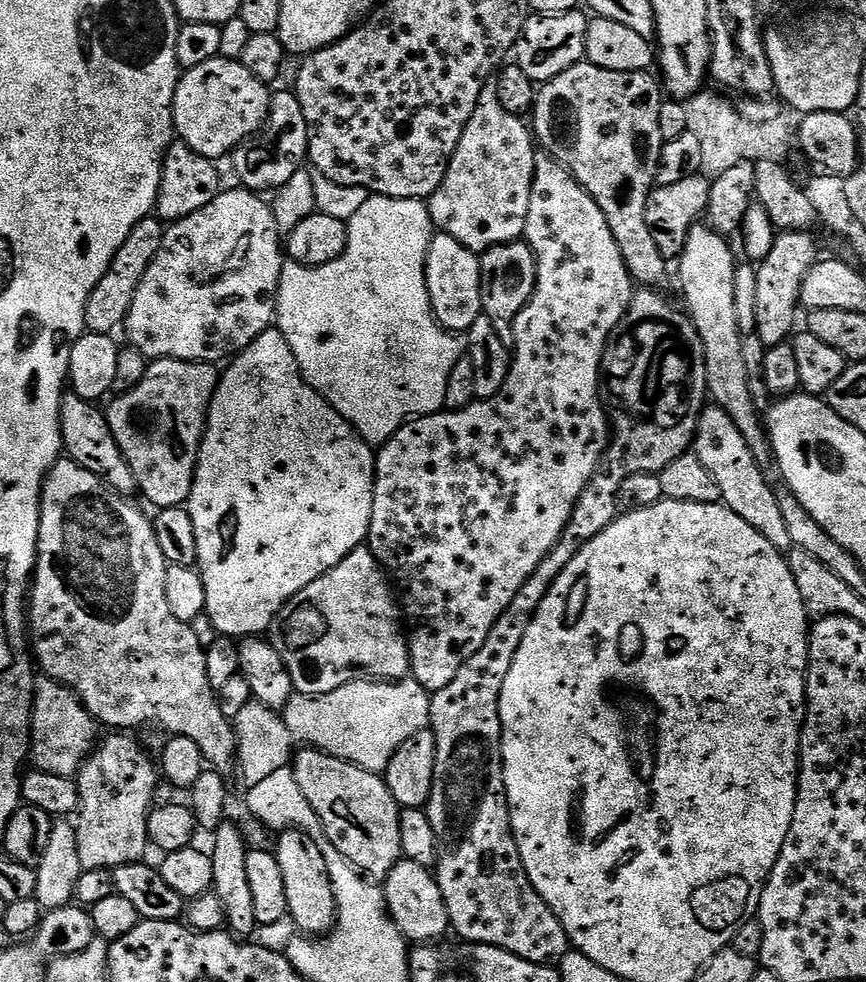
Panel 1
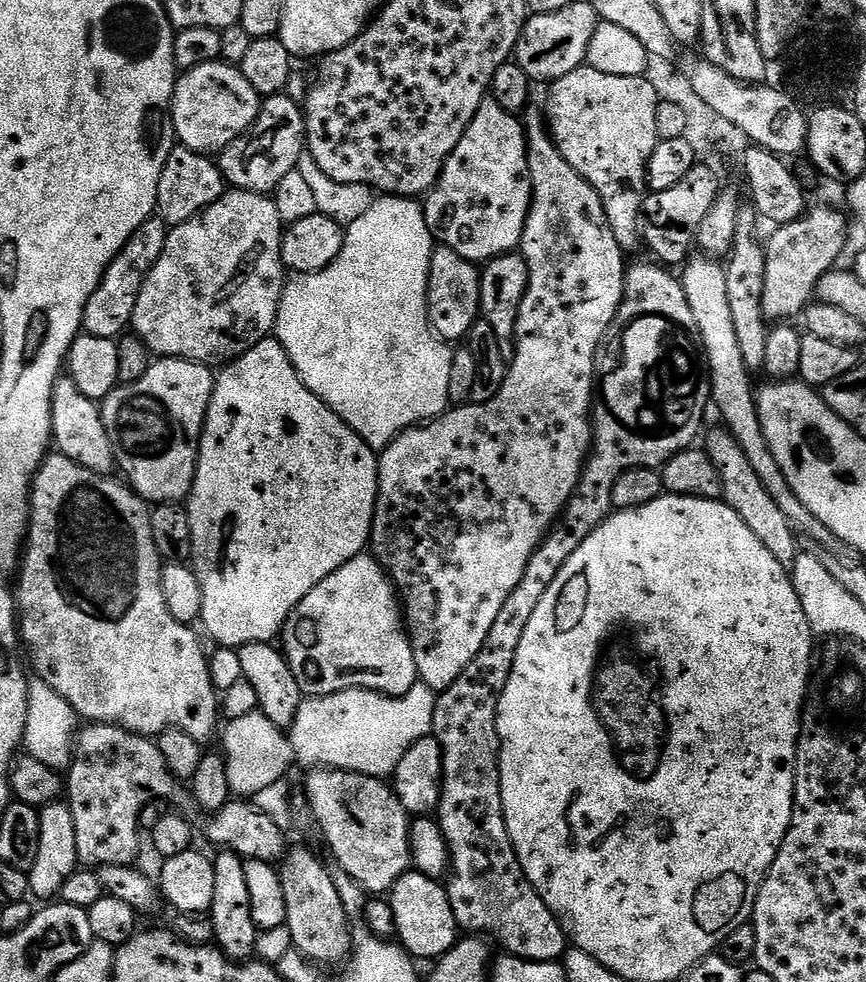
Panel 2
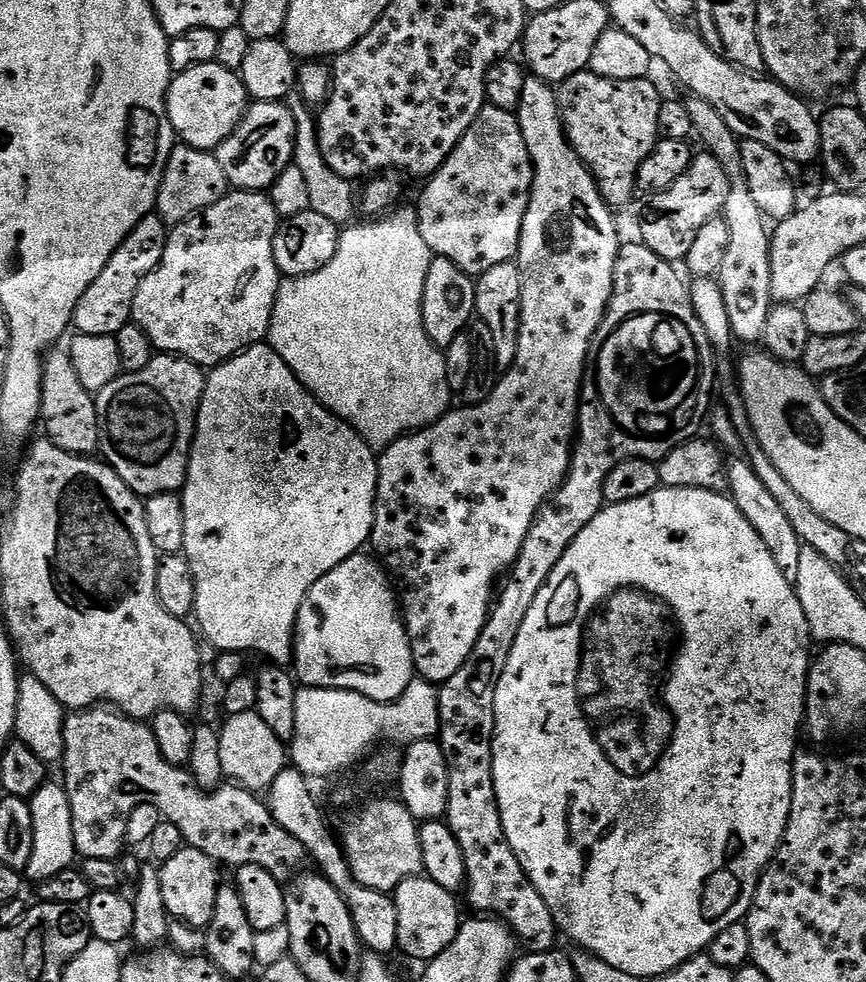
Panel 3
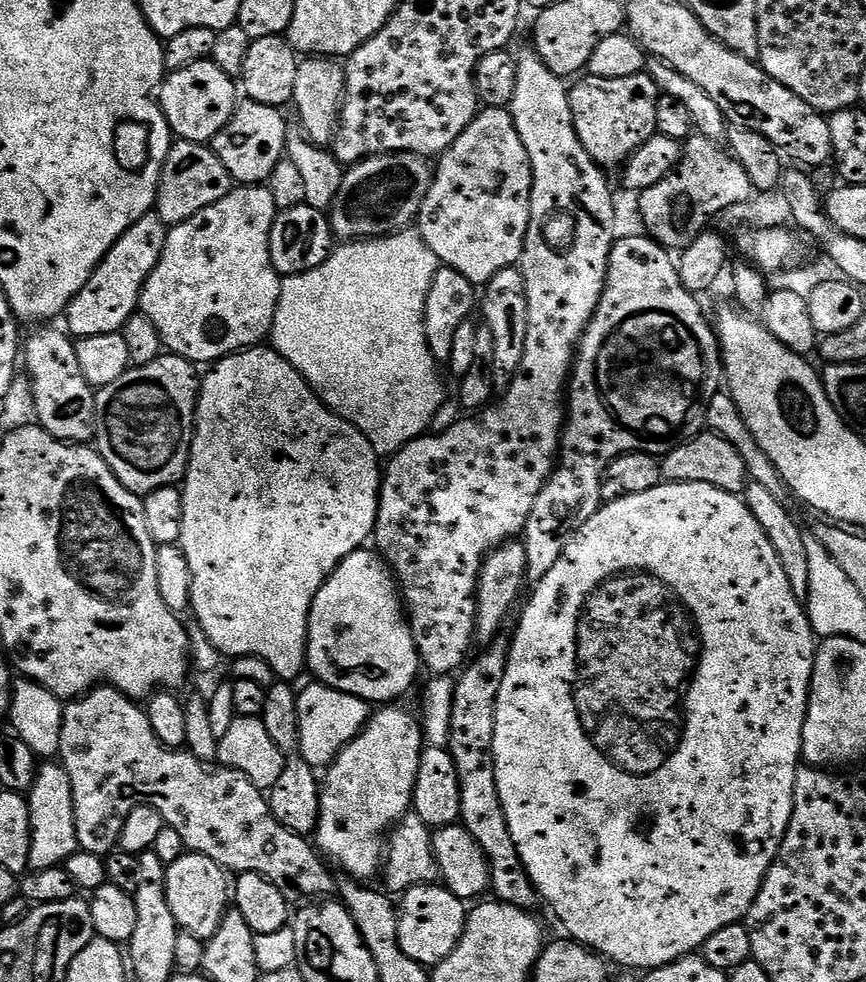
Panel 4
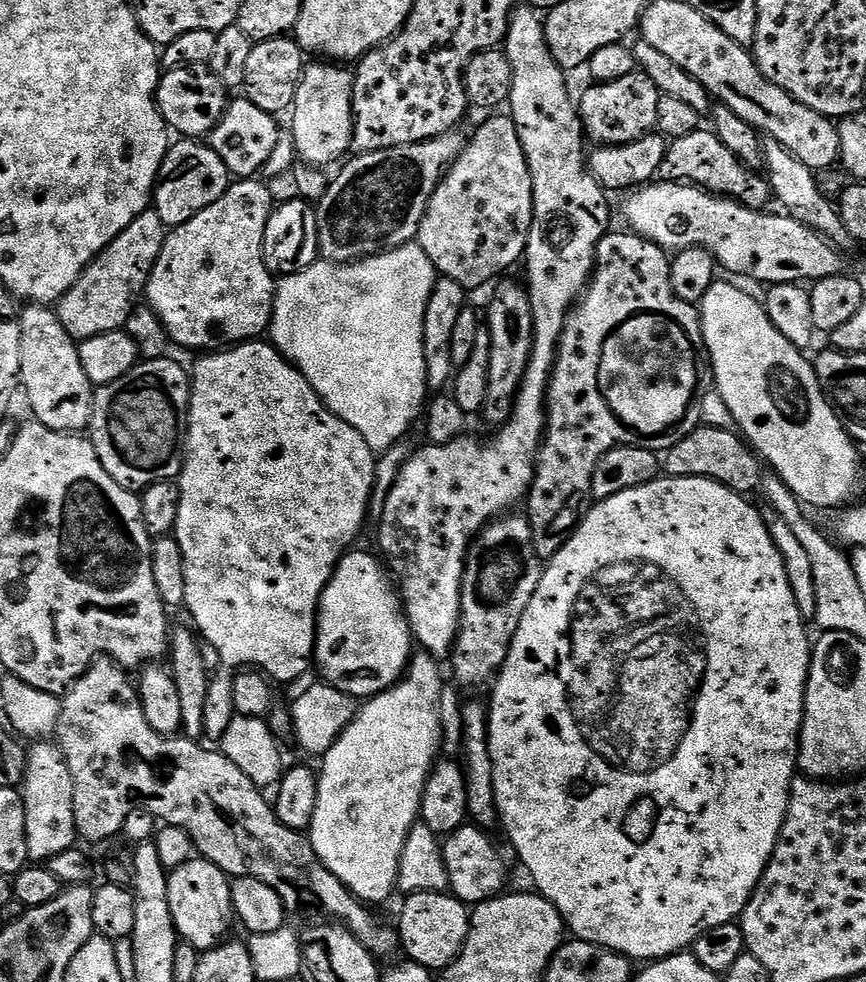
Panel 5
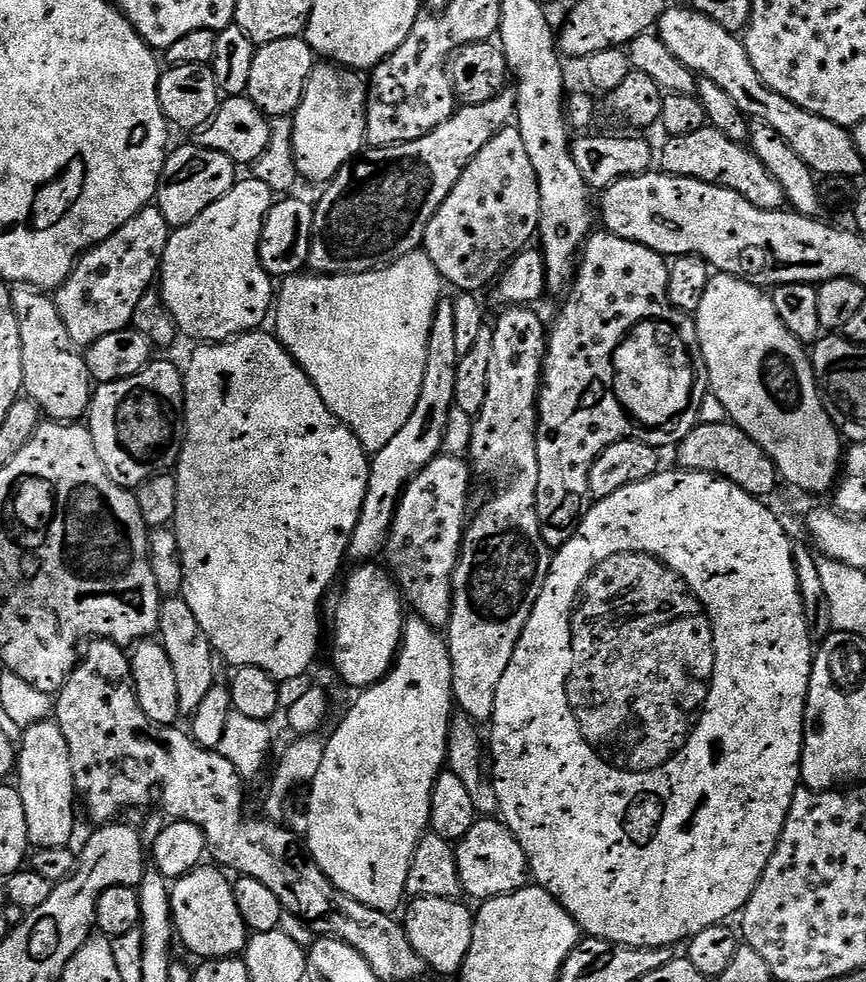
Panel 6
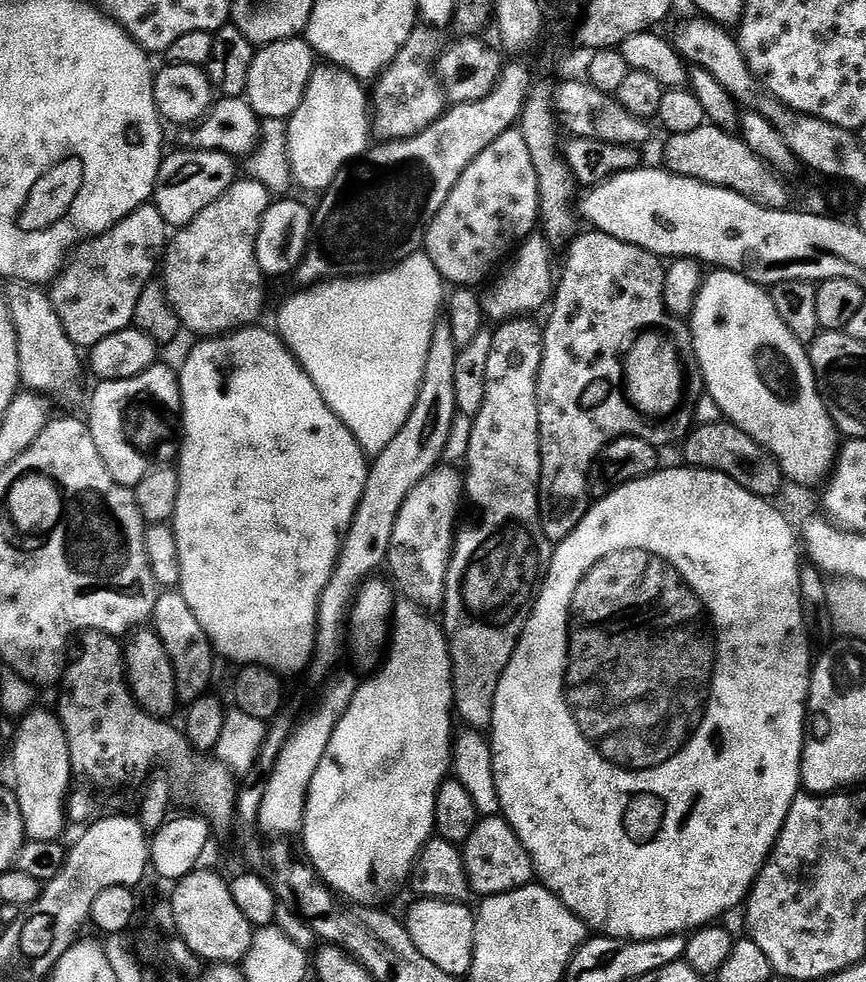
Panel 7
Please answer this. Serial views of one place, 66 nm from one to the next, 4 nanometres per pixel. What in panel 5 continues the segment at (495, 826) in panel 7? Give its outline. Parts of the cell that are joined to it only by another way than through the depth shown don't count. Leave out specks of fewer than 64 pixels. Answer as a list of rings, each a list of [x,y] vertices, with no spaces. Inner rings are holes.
[[[466,822],[458,830],[447,833],[442,840],[442,851],[446,862],[448,887],[451,895],[461,900],[465,906],[483,904],[485,900],[493,899],[505,891],[504,883],[508,880],[508,864],[500,853],[500,848],[488,837],[489,833],[475,823]]]

